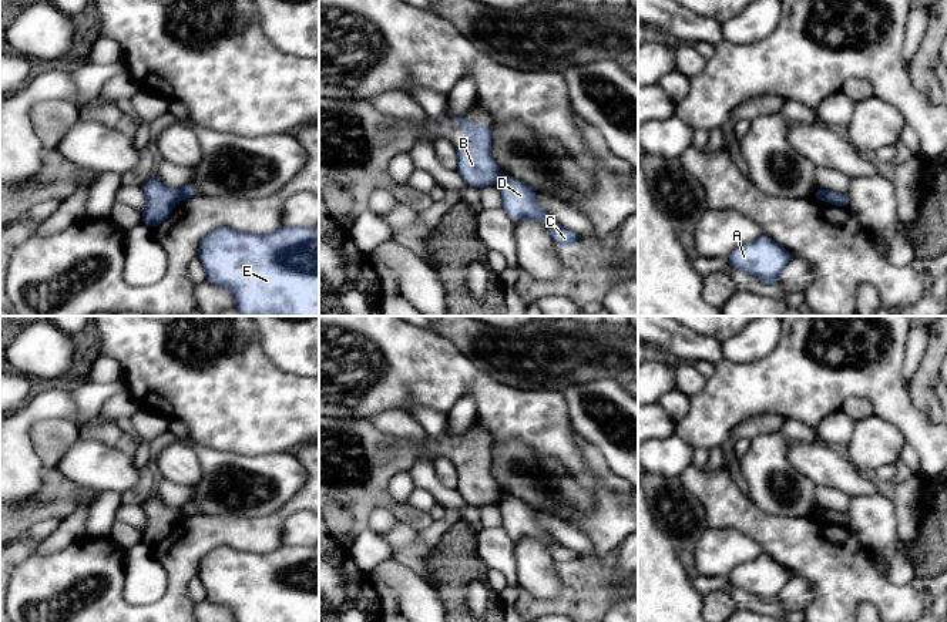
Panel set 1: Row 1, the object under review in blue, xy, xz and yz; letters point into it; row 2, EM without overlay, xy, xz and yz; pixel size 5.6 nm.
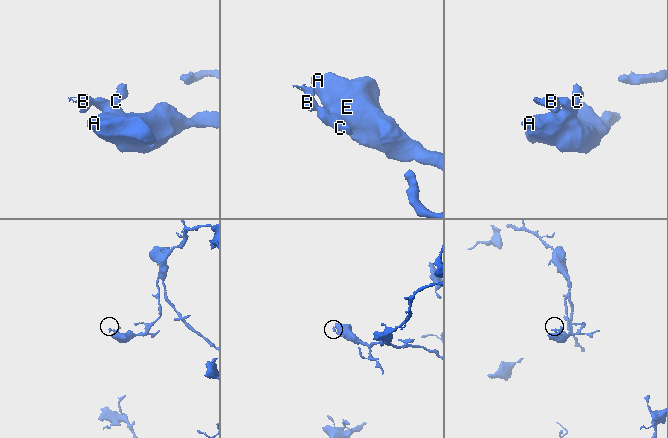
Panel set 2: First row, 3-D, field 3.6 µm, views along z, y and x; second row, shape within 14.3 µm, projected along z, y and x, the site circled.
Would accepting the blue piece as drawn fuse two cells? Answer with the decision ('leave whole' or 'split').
split

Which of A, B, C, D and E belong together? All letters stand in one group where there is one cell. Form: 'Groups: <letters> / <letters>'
Groups: A C D E / B

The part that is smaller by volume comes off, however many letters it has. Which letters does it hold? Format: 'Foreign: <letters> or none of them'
Foreign: B

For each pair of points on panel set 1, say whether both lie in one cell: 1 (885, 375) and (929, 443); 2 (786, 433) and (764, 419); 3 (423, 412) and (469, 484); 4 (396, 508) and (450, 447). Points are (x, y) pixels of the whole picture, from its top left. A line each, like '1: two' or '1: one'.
1: one
2: two
3: two
4: one

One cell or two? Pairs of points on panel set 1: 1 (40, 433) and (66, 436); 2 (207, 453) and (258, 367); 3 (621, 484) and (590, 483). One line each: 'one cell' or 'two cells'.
1: one cell
2: two cells
3: two cells

